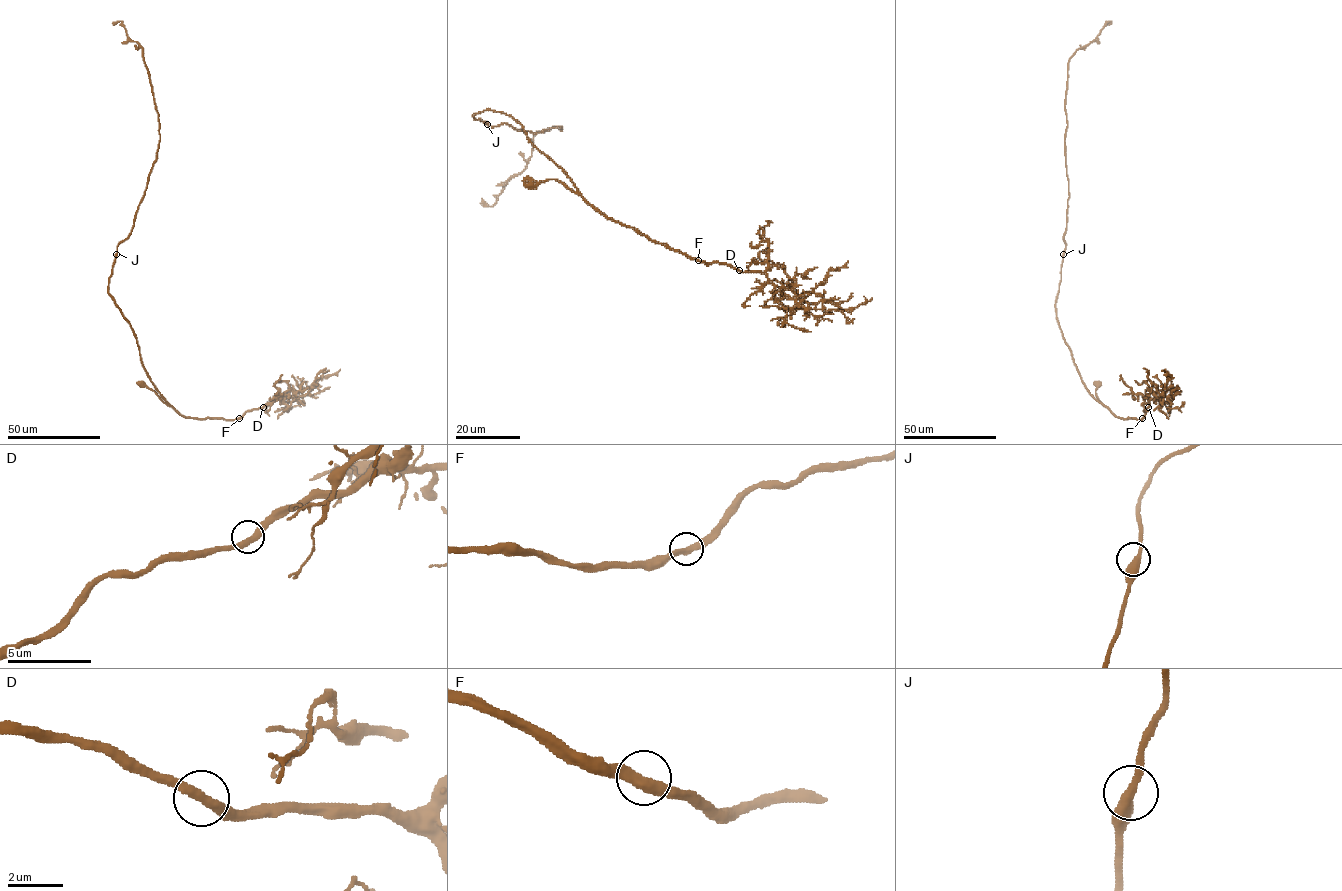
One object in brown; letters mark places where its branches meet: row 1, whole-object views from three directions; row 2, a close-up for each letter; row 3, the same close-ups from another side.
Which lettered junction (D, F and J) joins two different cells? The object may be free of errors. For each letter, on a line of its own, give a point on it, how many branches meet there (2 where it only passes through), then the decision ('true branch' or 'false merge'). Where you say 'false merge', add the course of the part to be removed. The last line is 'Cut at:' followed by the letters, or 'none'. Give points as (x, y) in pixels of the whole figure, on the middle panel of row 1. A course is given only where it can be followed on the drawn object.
D: (739, 270) | 2 | true branch
F: (698, 260) | 2 | true branch
J: (487, 124) | 2 | true branch
Cut at: none

